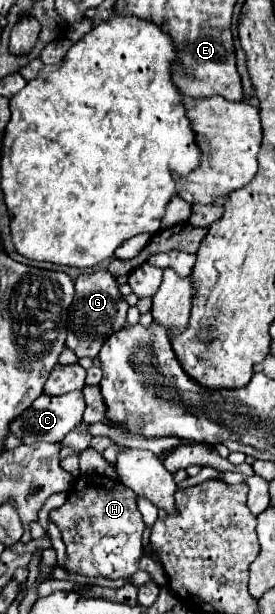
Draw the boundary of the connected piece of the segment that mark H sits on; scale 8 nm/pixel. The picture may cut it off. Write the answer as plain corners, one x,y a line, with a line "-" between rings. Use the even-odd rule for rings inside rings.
79,475
67,493
65,505
53,509
49,519
59,527
61,539
67,547
67,563
63,565
67,573
127,579
139,569
145,523
141,513
137,513
135,493
119,481
109,481
103,475

